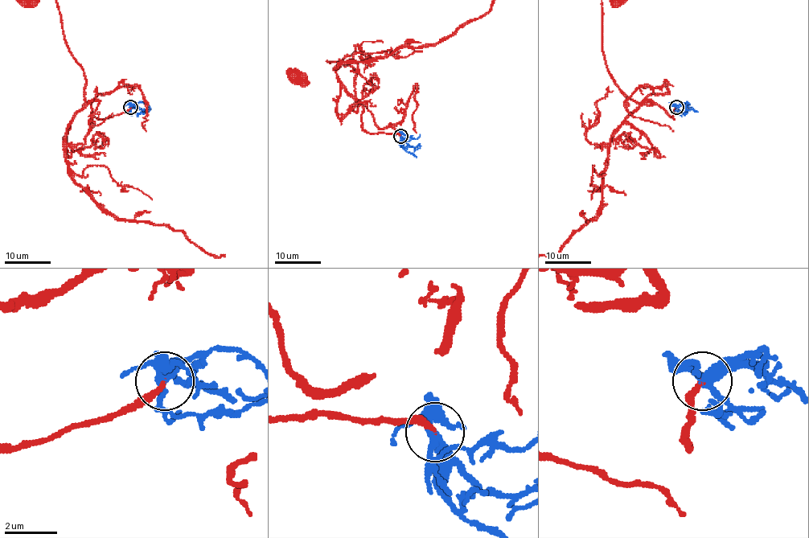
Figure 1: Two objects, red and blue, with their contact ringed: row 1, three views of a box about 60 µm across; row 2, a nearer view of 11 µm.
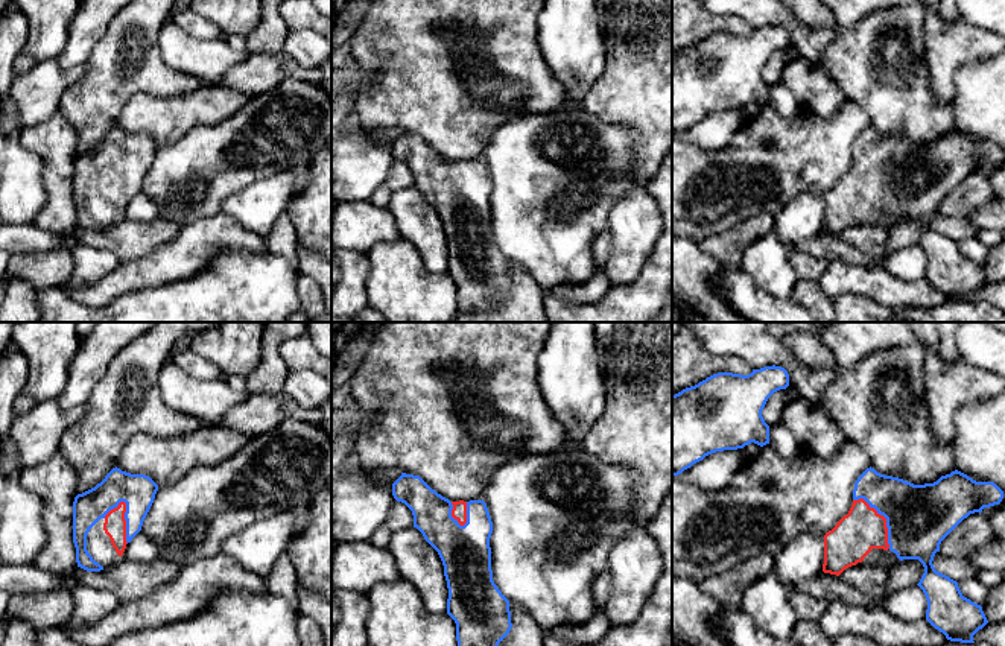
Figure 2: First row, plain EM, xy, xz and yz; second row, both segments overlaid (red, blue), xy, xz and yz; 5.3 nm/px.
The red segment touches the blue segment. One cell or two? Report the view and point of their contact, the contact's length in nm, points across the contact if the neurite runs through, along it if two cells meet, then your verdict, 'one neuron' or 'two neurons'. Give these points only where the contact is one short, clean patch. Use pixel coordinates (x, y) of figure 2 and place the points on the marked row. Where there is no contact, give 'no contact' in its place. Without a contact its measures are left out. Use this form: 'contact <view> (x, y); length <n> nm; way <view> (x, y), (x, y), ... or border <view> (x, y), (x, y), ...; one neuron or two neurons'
contact yz (884, 517); length 320 nm; one neuron

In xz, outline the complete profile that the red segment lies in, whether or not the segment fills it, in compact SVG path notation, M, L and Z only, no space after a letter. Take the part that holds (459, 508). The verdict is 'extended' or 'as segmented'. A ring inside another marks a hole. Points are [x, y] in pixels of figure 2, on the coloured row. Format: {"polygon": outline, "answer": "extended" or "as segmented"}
{"polygon": "M406 473L392 483L392 496L412 511L414 527L442 561L458 646L499 646L512 623L509 600L493 581L487 503L450 502L420 476Z", "answer": "extended"}

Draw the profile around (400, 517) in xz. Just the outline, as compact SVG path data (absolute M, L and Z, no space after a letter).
M395 500L382 526L369 538L369 543L379 549L388 549L389 541L397 530L412 526L412 511L404 503Z

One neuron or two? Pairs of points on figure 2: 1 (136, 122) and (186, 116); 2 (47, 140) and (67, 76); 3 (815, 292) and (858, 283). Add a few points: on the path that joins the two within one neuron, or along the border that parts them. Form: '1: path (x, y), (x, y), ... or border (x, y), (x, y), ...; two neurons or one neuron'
1: path (148, 116), (174, 116); one neuron
2: border (58, 108), (44, 120), (25, 126); two neurons
3: border (817, 281), (832, 300); two neurons

